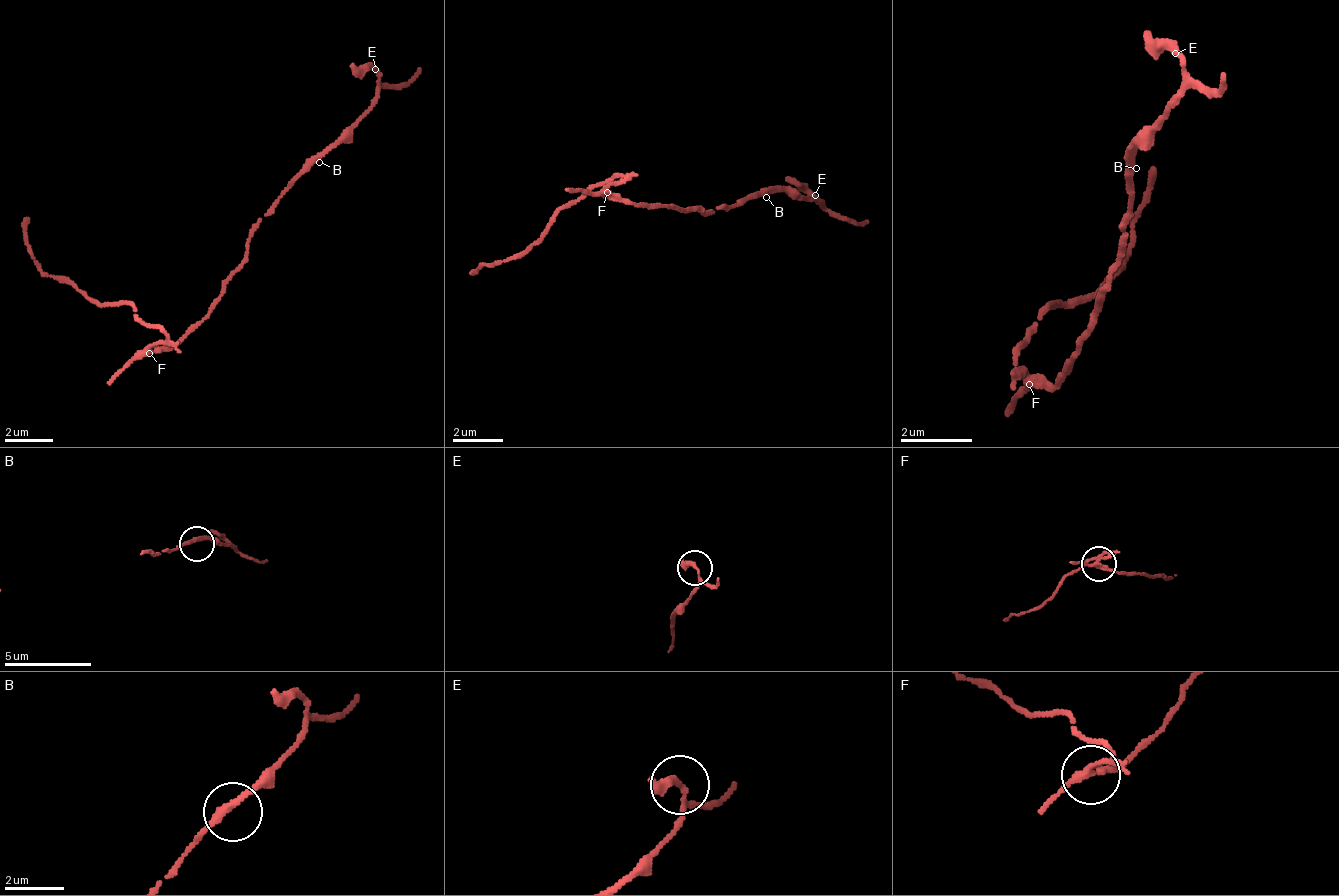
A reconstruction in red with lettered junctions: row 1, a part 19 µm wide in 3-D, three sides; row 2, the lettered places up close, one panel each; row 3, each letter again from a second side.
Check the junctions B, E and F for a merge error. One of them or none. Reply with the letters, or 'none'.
F

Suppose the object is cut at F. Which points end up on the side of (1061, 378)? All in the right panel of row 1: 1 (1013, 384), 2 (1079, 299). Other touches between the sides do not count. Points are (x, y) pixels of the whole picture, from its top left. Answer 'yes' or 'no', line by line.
1: no
2: no

